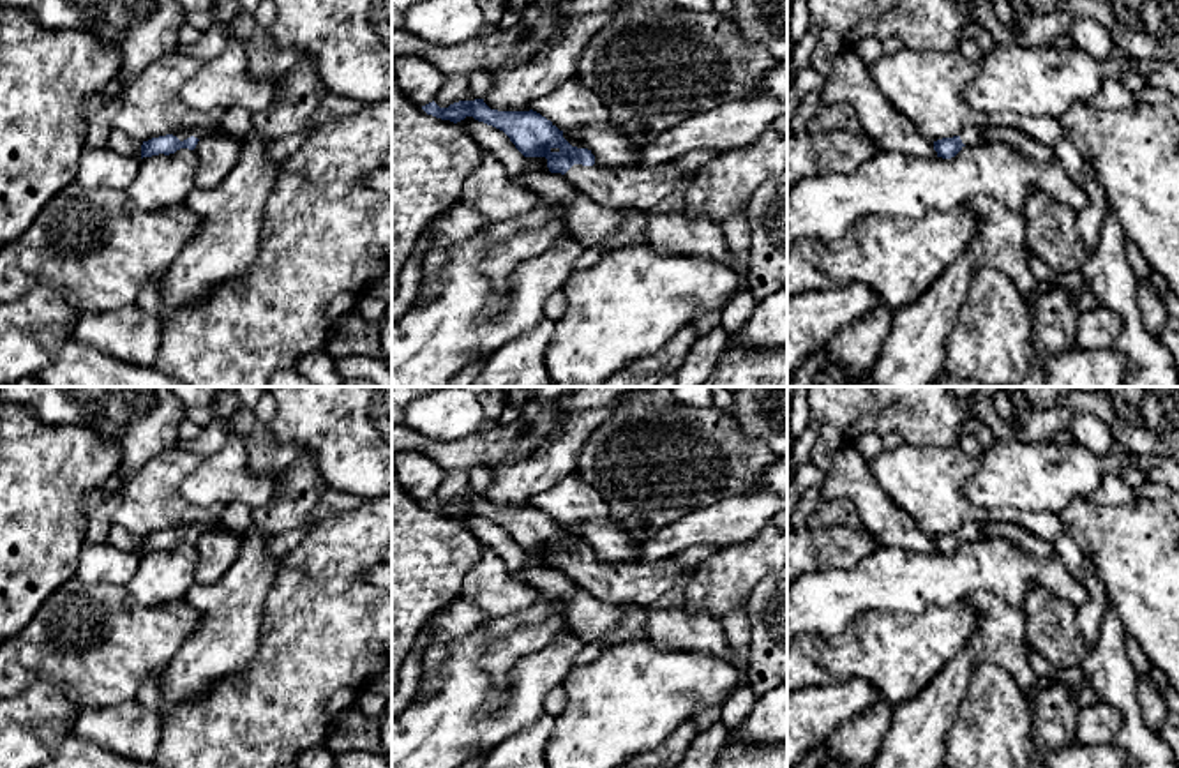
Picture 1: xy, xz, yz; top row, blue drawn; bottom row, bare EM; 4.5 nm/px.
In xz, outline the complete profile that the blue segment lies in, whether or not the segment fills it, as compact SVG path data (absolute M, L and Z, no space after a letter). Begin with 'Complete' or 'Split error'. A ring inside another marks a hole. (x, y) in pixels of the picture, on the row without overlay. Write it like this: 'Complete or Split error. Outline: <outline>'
Split error. Outline: M484 494L459 496L439 503L422 501L427 510L454 519L473 512L503 526L524 553L545 553L551 568L561 568L593 599L612 606L648 607L687 574L674 558L642 563L600 563L588 544L572 542L551 516L529 507L491 505Z

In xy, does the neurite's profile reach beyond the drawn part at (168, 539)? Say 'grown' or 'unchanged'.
grown

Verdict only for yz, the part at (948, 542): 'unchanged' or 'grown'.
grown

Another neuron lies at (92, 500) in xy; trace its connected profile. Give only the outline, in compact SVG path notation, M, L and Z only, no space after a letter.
M113 475L104 486L101 486L94 493L86 494L85 512L92 514L116 486L118 486L118 478L116 478L116 475Z

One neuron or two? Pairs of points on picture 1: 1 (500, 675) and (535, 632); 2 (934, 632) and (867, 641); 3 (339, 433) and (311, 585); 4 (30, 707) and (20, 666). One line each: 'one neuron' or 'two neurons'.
1: one neuron
2: one neuron
3: two neurons
4: two neurons

